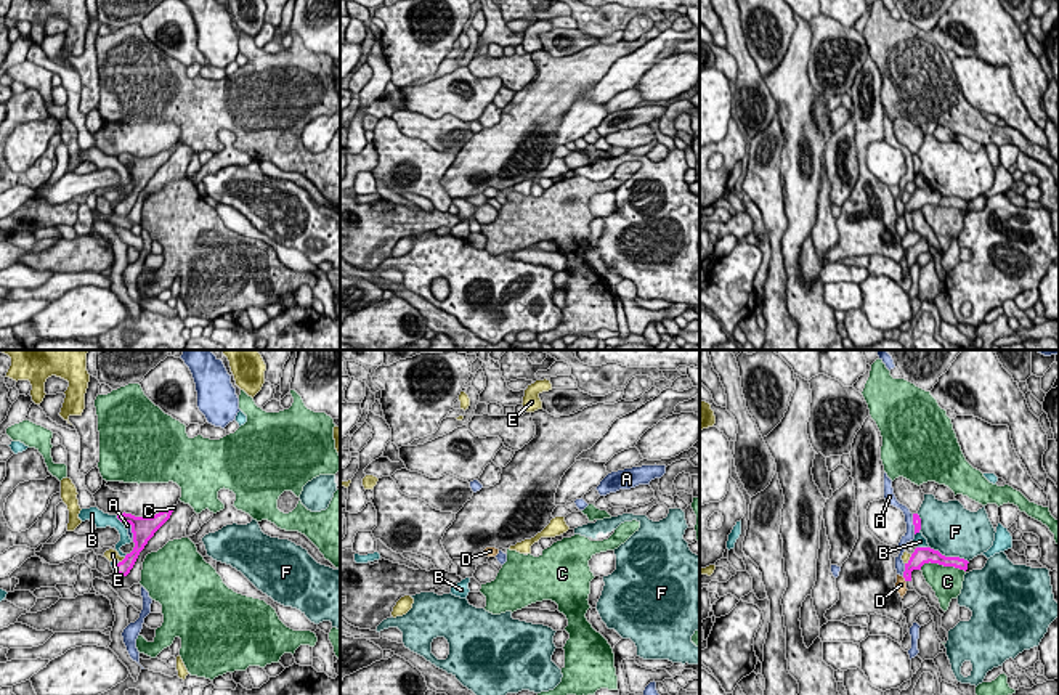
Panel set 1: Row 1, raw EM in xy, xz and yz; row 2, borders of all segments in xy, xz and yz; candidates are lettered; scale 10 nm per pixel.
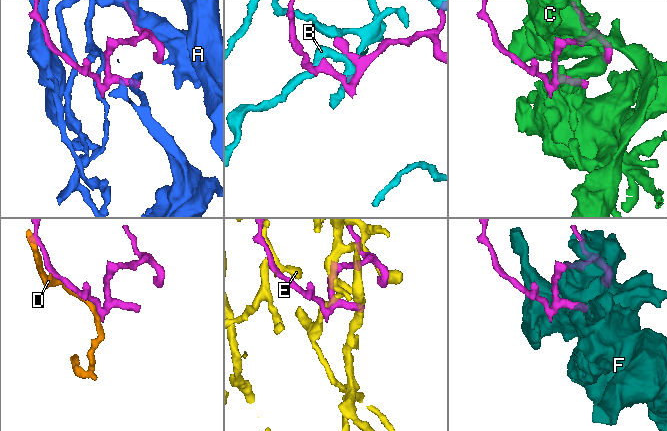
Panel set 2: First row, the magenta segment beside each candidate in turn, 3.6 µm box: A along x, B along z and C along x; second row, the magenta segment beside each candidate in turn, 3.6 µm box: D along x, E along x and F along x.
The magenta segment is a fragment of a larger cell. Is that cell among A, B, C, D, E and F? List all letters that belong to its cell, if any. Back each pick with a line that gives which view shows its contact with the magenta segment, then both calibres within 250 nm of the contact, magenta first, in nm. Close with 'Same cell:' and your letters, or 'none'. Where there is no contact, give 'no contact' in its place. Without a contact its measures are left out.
Same cell: none

